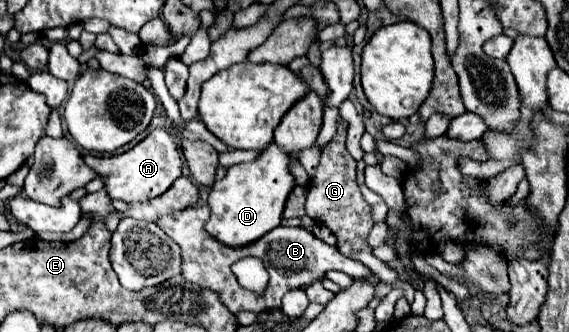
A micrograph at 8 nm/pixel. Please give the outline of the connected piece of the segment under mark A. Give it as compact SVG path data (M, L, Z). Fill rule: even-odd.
M154 129L144 141L126 153L112 157L94 157L88 153L84 155L84 161L98 173L98 177L104 179L104 187L110 199L122 201L148 201L152 197L158 197L182 175L180 153L174 139L164 129Z

